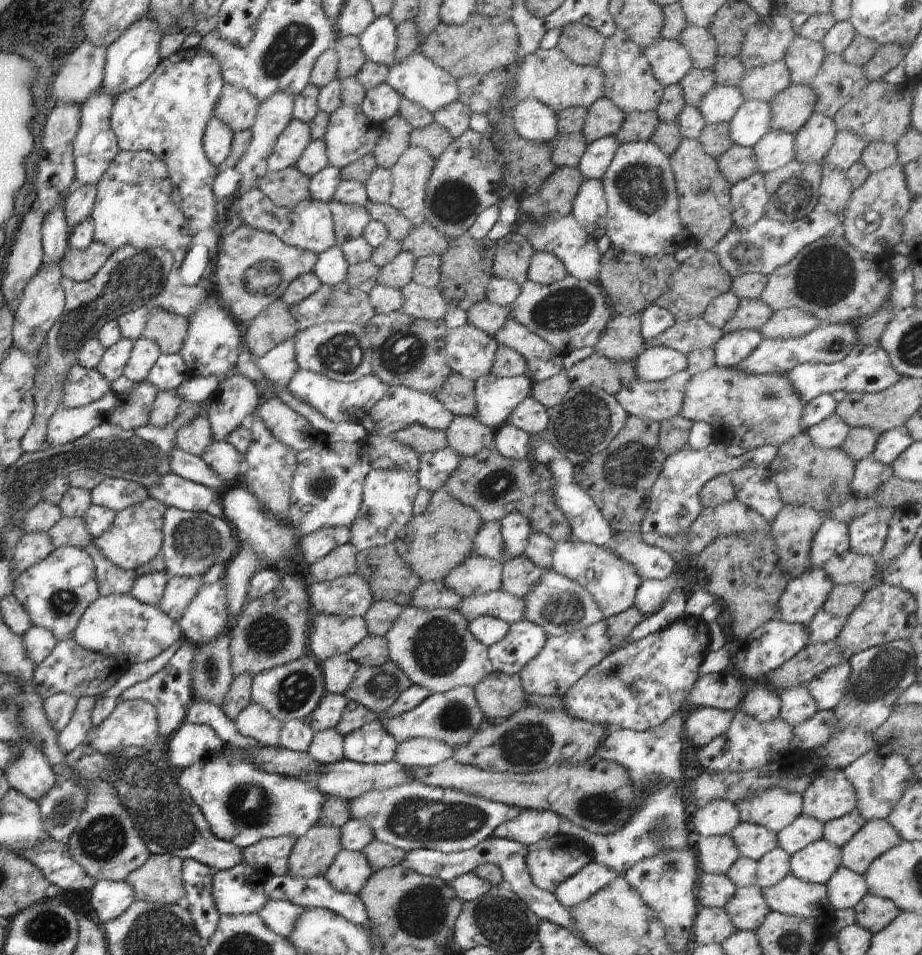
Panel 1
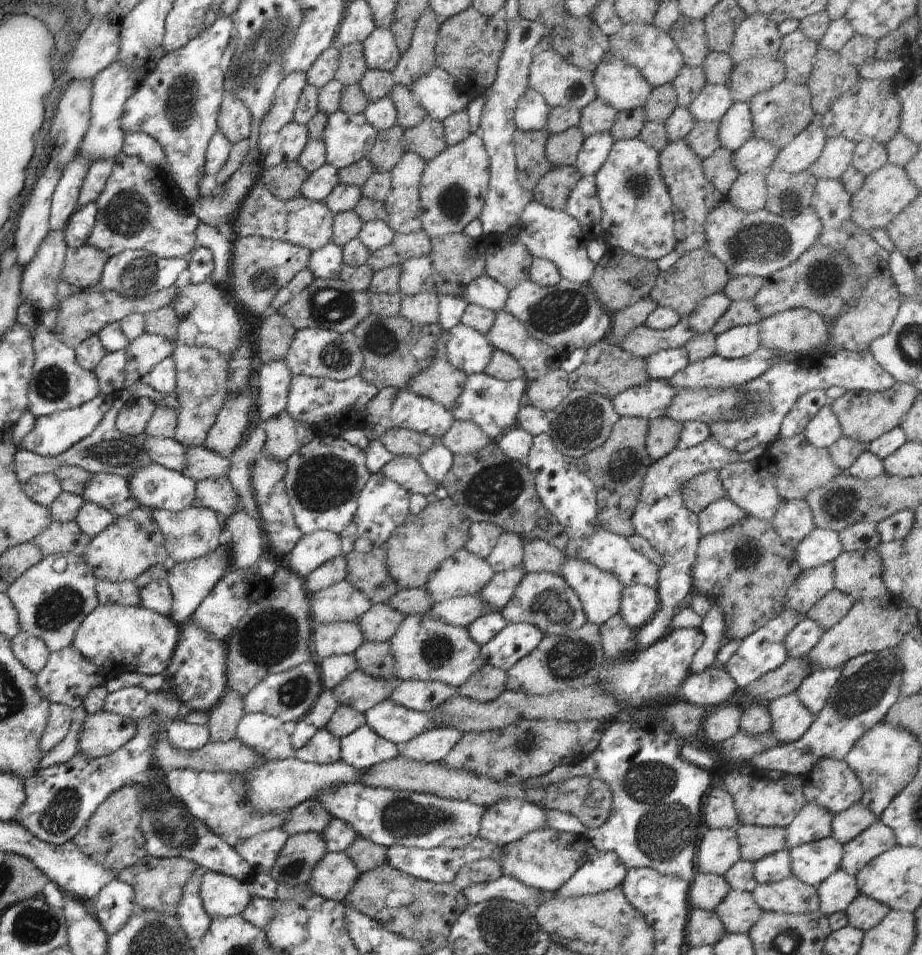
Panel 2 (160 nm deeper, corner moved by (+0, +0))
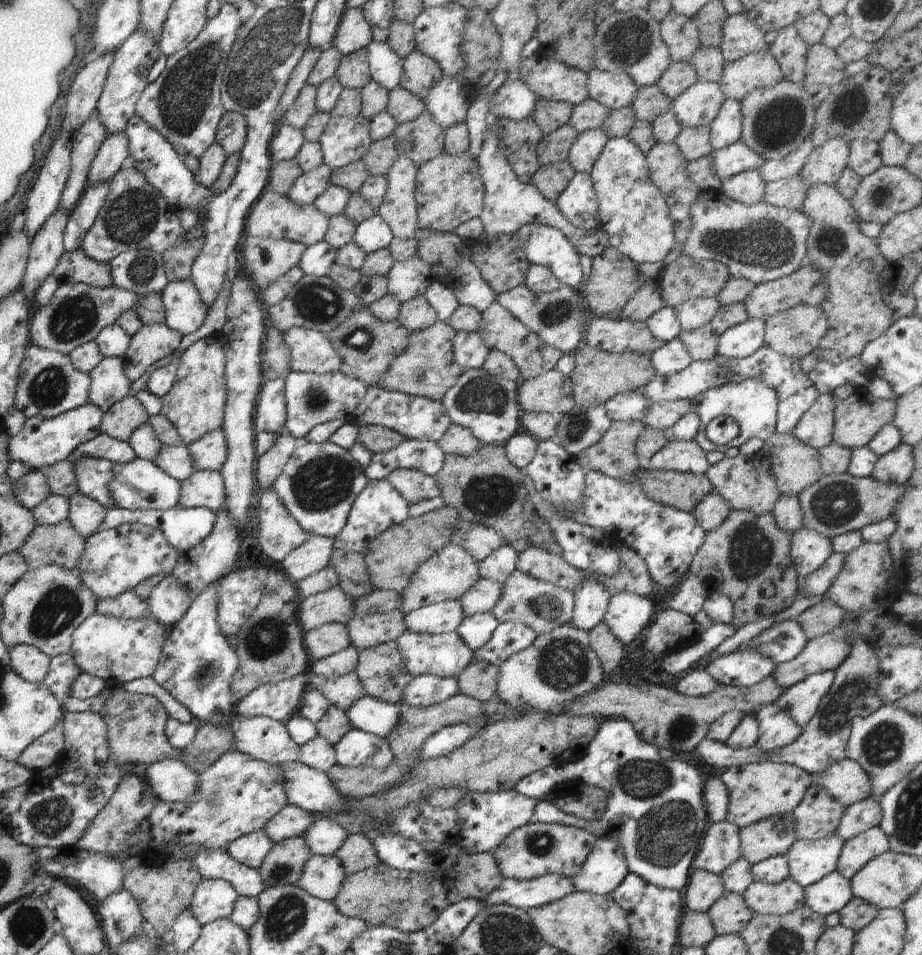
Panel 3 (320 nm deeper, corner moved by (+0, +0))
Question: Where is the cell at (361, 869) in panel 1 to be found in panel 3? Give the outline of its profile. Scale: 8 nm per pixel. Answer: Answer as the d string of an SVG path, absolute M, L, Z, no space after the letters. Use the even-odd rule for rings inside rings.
M312 855L305 863L301 877L295 882L309 895L327 901L336 898L346 876L334 855Z

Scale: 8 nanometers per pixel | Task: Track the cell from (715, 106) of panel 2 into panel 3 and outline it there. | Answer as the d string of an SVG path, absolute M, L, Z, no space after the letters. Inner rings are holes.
M698 79L691 87L684 89L675 99L671 99L671 111L683 127L709 127L718 116L721 104L726 100L719 83Z

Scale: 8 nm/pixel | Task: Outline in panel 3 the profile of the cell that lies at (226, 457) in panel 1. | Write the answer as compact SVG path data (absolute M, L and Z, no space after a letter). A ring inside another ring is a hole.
M184 444L178 446L164 445L161 452L158 451L151 461L177 481L188 478L196 471L187 446Z

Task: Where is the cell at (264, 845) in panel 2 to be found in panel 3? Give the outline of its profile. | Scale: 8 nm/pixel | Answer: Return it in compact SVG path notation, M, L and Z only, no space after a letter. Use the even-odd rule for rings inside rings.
M260 829L233 840L224 850L240 864L258 870L265 856L273 850L273 842Z

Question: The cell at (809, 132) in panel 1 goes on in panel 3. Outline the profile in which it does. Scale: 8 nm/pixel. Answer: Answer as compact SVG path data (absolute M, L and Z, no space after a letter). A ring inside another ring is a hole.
M810 136L799 146L798 150L791 152L782 160L765 161L764 164L758 168L758 171L766 183L798 175L805 160L809 158L809 154L815 147Z

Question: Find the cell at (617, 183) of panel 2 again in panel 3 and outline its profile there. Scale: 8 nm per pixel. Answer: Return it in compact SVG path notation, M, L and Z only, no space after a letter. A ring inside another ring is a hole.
M627 137L608 139L590 172L599 202L601 229L614 247L635 263L664 262L676 246L674 221L661 190L652 184L645 154Z

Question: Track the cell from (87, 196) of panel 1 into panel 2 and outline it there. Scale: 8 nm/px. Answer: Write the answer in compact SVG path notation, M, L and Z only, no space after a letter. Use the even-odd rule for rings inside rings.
M102 157L90 164L79 192L78 207L95 202L100 196L100 192L104 190L106 181L112 174L113 166L116 163L117 160L114 157Z

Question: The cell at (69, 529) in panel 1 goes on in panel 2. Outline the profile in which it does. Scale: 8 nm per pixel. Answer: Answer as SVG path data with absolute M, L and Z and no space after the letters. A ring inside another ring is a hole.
M53 520L31 543L39 547L44 557L63 552L82 557L90 541L91 538L80 530L75 520L67 523Z

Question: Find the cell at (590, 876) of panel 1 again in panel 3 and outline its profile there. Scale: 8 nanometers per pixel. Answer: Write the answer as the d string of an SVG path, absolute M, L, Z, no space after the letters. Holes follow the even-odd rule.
M610 835L596 837L581 871L573 877L576 891L607 895L620 886L629 873L620 843Z

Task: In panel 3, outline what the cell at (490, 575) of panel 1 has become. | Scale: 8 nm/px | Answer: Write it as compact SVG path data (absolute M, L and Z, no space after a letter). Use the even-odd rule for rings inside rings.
M450 542L444 545L434 556L425 560L412 573L408 586L401 594L399 610L408 614L413 610L427 607L447 600L458 600L481 576L479 575L478 562L462 547Z

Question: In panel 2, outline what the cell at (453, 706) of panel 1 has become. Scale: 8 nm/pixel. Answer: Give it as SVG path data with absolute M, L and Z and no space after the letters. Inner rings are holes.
M386 699L363 713L365 723L378 736L398 745L412 740L424 731L444 727L439 722L439 708L434 711L418 712L394 704L392 699Z

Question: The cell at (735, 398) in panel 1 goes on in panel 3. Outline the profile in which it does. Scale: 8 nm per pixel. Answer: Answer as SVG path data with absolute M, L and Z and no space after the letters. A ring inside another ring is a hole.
M682 399L675 401L664 401L661 403L652 403L645 412L641 421L646 427L664 429L674 426L680 418L691 412L691 401Z

